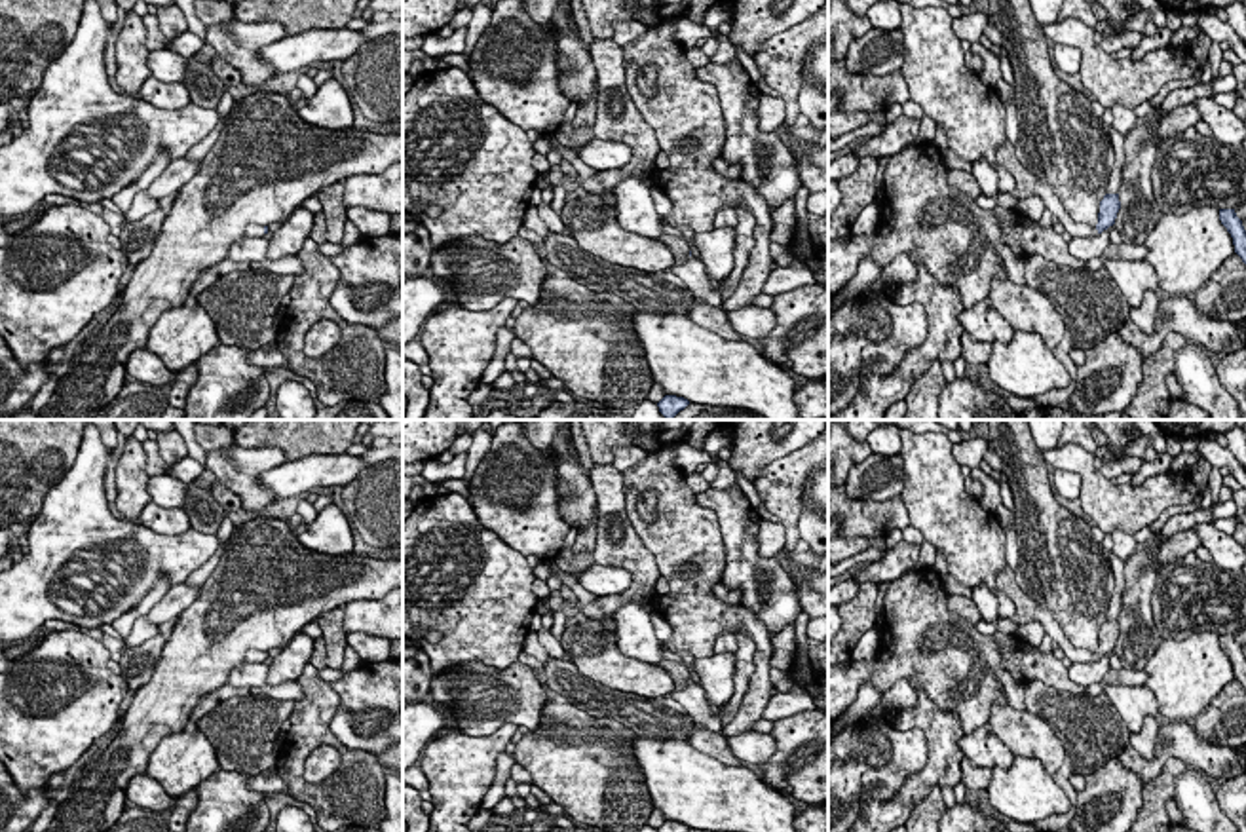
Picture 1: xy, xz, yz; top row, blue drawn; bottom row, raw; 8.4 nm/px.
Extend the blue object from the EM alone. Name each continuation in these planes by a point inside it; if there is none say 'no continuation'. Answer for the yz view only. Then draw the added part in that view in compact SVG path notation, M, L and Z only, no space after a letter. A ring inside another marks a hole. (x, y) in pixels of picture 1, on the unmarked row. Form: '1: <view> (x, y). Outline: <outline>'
1: yz (1028, 610). Outline: M1003 566L995 576L995 593L1003 591L1016 606L1012 623L1024 625L1031 621L1039 621L1045 627L1045 633L1052 638L1054 646L1062 648L1066 657L1071 663L1088 663L1098 661L1098 655L1088 650L1075 648L1066 634L1062 633L1054 614L1043 608L1039 602L1031 600L1016 583L1014 570L1010 566Z

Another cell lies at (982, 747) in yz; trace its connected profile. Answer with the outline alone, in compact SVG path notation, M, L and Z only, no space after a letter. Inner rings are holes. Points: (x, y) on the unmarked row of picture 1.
M990 724L976 728L969 735L963 735L957 745L965 758L978 767L1009 769L1014 760L1012 750L993 733Z

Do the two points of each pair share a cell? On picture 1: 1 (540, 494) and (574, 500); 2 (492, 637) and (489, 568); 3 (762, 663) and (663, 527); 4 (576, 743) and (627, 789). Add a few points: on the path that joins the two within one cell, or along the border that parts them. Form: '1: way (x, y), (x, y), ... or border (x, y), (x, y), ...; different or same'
1: border (566, 454), (557, 464), (557, 494), (570, 527); different
2: way (489, 620), (489, 586); same
3: way (749, 625), (726, 618), (703, 595), (701, 565); same
4: way (589, 756), (614, 781); same

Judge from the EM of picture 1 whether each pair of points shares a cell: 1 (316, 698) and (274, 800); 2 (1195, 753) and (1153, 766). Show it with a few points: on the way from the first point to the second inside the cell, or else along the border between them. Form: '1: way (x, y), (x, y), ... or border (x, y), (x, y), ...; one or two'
1: border (291, 796), (306, 802), (316, 812); two
2: way (1186, 751), (1169, 751), (1163, 756); one

